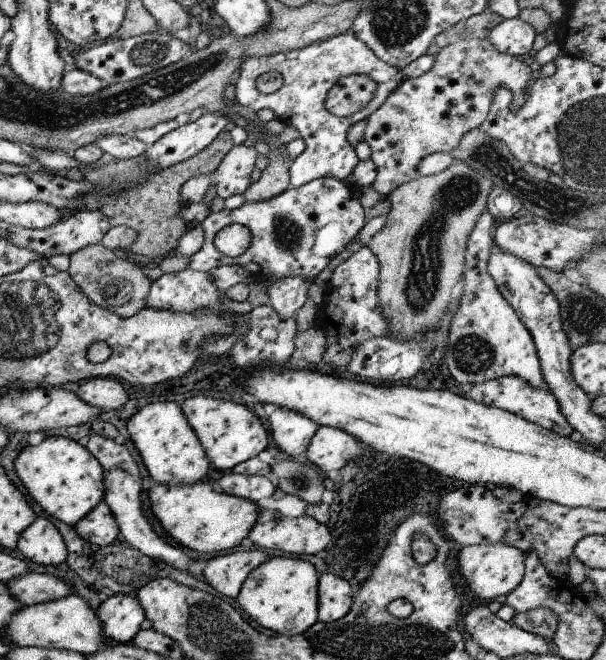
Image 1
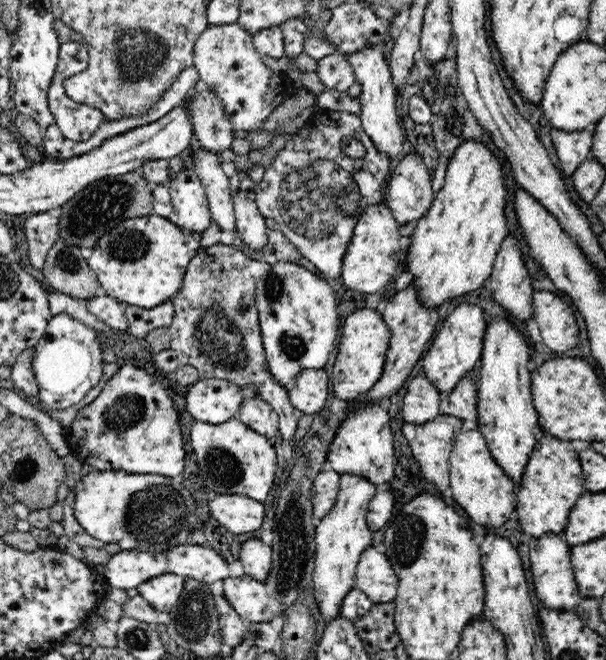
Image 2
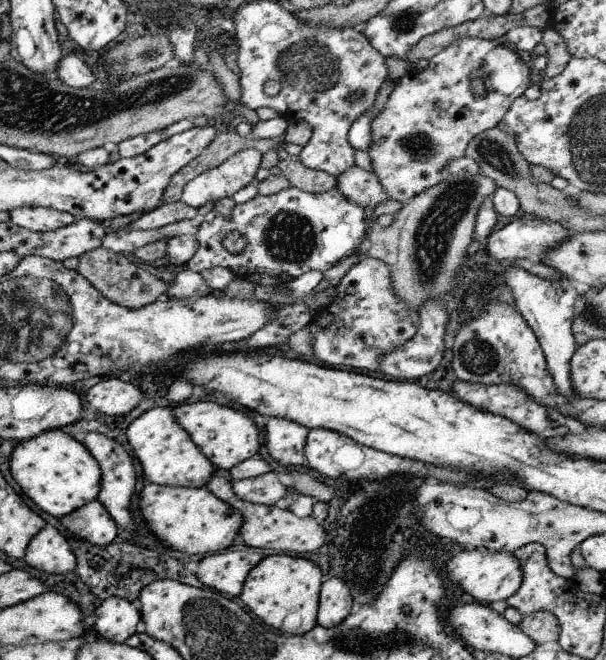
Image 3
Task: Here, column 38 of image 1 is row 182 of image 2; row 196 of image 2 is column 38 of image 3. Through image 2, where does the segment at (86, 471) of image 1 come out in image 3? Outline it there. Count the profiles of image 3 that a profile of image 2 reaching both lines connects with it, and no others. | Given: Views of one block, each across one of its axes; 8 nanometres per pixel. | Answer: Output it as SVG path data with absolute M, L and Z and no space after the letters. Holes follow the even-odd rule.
M59 429L41 431L37 436L17 442L10 452L8 467L12 479L21 488L20 492L28 496L39 510L43 510L57 519L97 500L99 478L101 478L97 462L89 455L82 443L77 442Z

